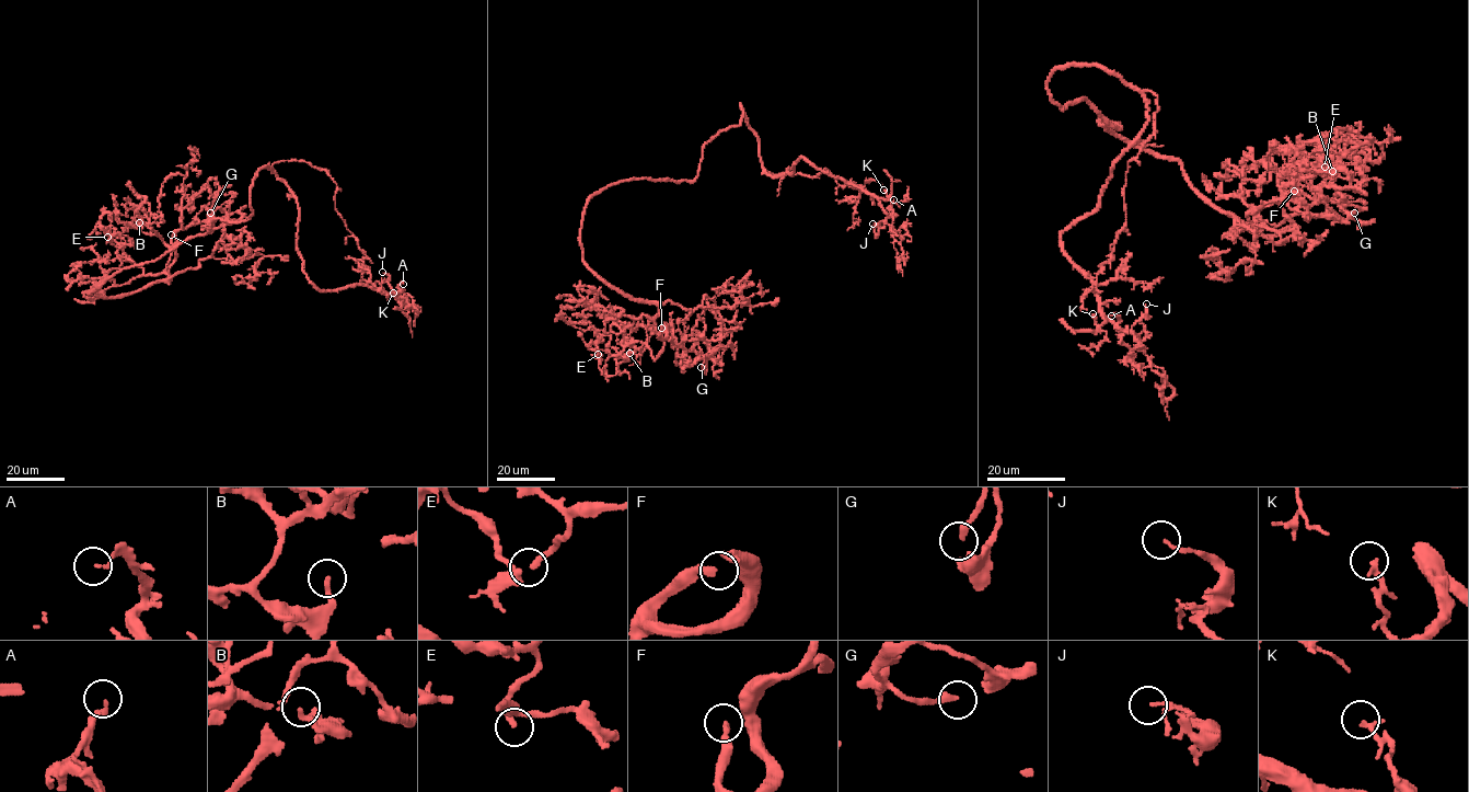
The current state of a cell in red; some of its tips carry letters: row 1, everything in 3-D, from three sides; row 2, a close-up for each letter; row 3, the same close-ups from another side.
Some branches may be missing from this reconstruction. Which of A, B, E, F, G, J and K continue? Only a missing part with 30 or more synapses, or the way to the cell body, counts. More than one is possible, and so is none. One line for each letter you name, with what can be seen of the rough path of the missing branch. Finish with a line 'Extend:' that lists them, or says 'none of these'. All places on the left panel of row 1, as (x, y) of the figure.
F: (171, 234), (171, 208), (157, 160), (170, 157), (175, 161), (180, 151), (176, 142), (171, 141)
Extend: F

